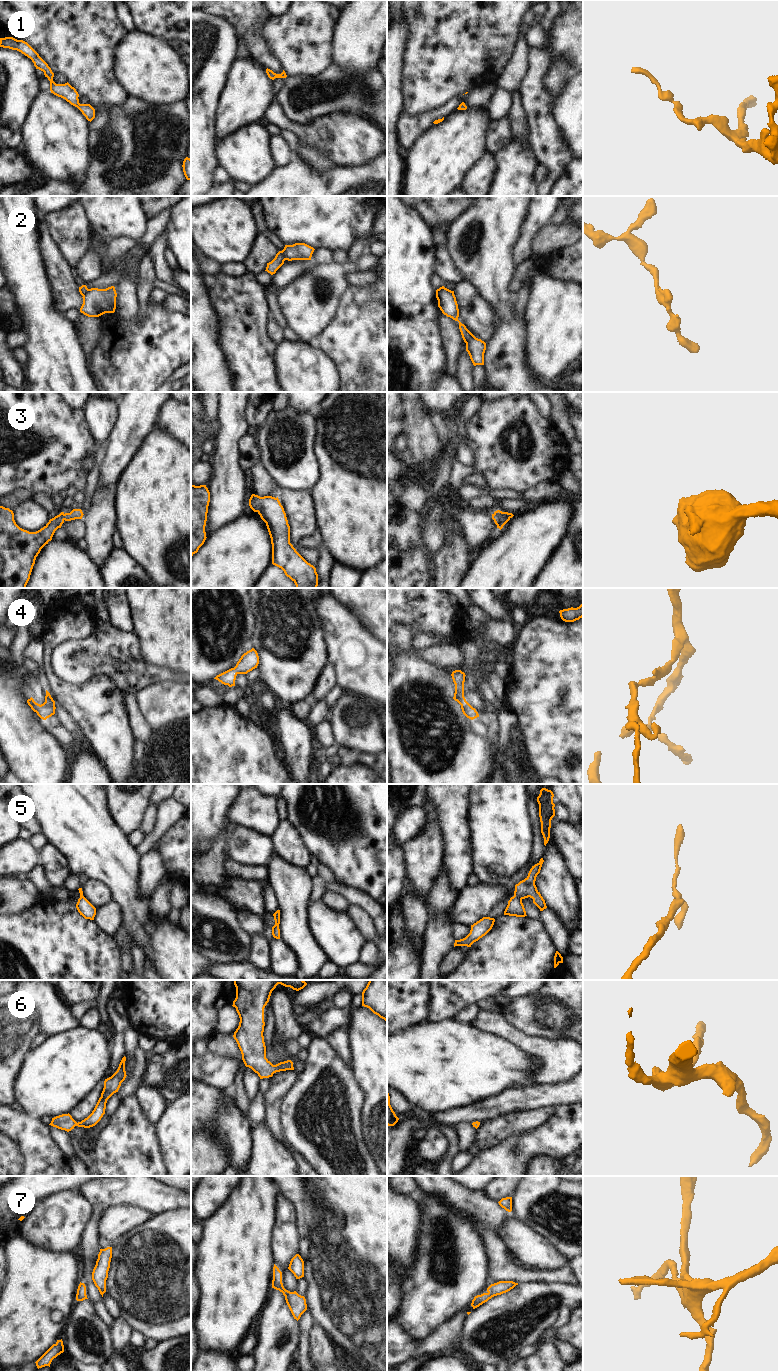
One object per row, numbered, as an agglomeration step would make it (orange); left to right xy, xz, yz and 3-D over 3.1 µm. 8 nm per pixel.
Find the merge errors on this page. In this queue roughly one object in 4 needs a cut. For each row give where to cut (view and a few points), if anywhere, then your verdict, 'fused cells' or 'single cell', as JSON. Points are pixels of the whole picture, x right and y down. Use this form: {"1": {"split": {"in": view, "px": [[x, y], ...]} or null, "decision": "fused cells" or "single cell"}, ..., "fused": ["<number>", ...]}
{"1": {"split": null, "decision": "single cell"}, "2": {"split": {"in": "xz", "px": [[281, 251], [285, 259]]}, "decision": "fused cells"}, "3": {"split": null, "decision": "single cell"}, "4": {"split": null, "decision": "single cell"}, "5": {"split": null, "decision": "single cell"}, "6": {"split": null, "decision": "single cell"}, "7": {"split": null, "decision": "single cell"}, "fused": ["2"]}

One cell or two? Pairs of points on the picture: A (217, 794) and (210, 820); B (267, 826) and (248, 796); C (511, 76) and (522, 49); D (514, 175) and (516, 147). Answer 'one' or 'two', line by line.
A: one
B: one
C: one
D: one

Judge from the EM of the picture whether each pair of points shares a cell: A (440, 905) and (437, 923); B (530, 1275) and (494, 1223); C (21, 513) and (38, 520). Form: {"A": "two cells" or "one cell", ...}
{"A": "one cell", "B": "two cells", "C": "one cell"}

